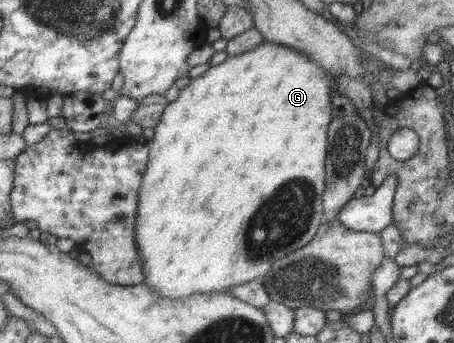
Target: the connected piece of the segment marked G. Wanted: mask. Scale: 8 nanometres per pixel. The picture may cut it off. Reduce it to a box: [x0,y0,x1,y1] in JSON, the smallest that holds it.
[134,40,334,299]

